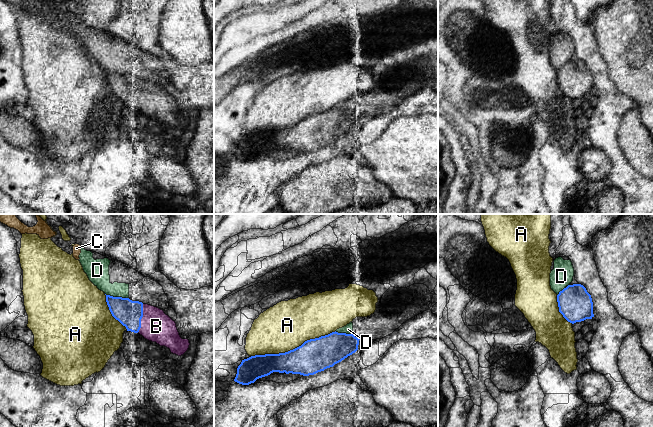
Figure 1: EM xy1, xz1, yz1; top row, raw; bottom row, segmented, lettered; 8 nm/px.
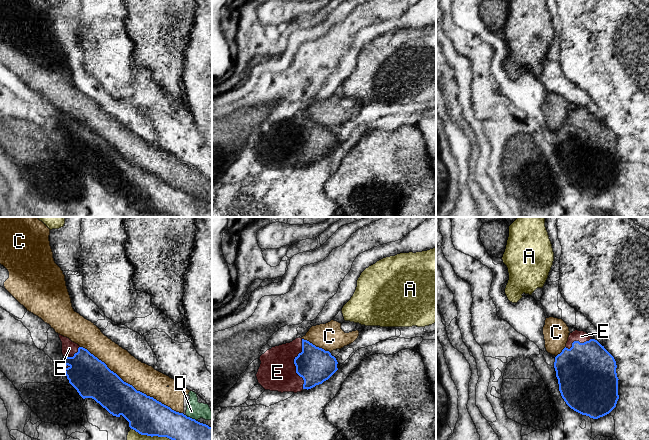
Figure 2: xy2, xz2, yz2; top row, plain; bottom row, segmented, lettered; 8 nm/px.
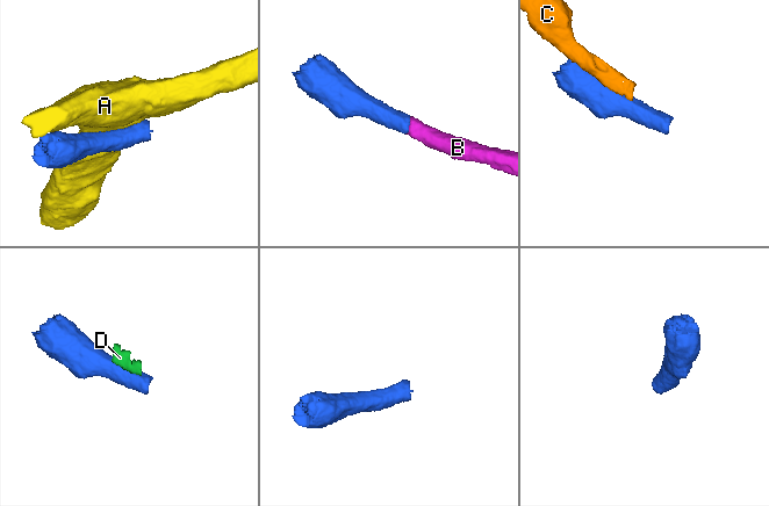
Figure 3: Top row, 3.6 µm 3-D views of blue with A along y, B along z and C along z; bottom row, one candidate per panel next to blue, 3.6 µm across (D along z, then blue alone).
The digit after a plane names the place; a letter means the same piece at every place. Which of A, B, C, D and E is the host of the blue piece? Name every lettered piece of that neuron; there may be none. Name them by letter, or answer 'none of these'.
B, E

